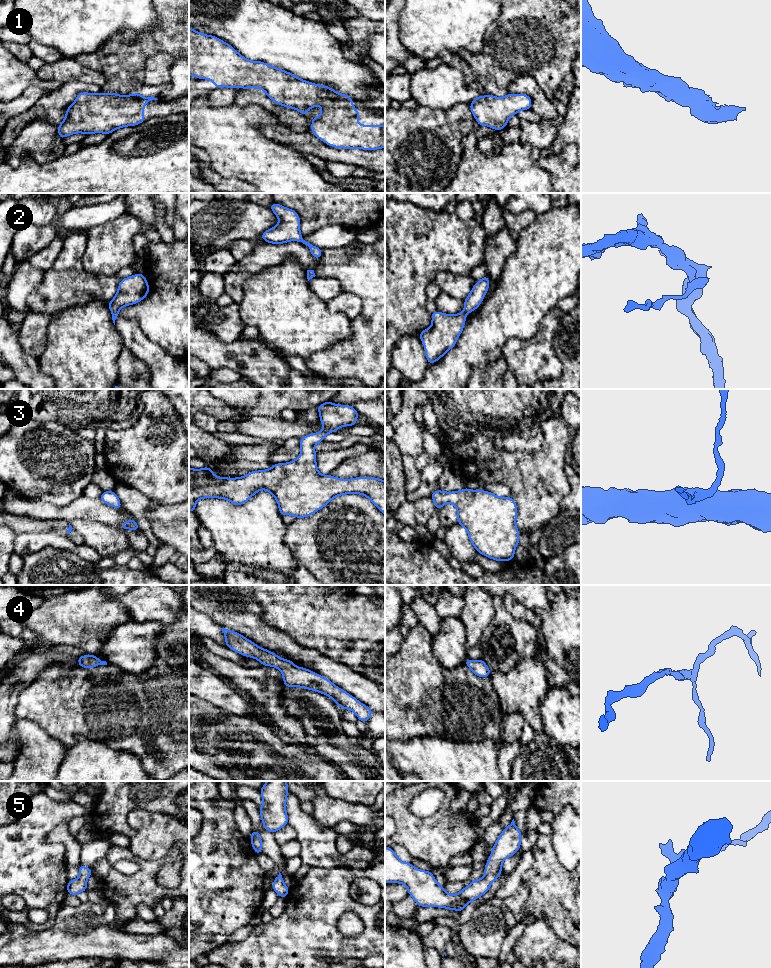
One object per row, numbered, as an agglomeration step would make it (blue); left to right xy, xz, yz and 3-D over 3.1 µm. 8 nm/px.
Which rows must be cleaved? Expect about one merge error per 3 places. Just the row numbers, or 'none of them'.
none of them

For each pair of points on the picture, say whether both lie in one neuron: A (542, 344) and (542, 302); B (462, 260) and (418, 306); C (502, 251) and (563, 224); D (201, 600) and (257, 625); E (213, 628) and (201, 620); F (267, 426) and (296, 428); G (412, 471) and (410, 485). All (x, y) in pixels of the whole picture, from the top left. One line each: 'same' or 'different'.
A: different
B: same
C: different
D: same
E: same
F: same
G: same

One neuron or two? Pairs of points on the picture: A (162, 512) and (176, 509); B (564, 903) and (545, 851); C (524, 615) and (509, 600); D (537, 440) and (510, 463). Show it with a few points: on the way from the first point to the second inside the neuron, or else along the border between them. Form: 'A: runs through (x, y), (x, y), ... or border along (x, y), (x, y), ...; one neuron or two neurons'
A: runs through (165, 512), (173, 512); one neuron
B: runs through (552, 890), (547, 880), (546, 864); one neuron
C: runs through (520, 611), (513, 604); one neuron
D: border along (543, 439), (540, 446), (533, 451), (500, 450); two neurons

